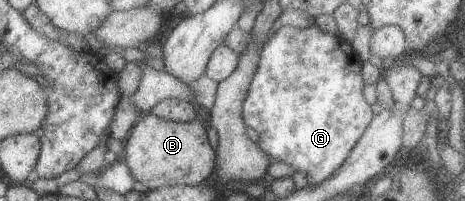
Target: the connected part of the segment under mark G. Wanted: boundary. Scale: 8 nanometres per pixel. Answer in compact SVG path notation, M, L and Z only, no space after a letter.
M316 23L302 29L280 27L264 45L259 69L244 103L245 123L259 133L258 143L265 153L293 165L297 171L305 171L309 184L319 185L352 155L353 148L373 121L371 103L363 95L363 81L363 61L341 35L321 31Z

